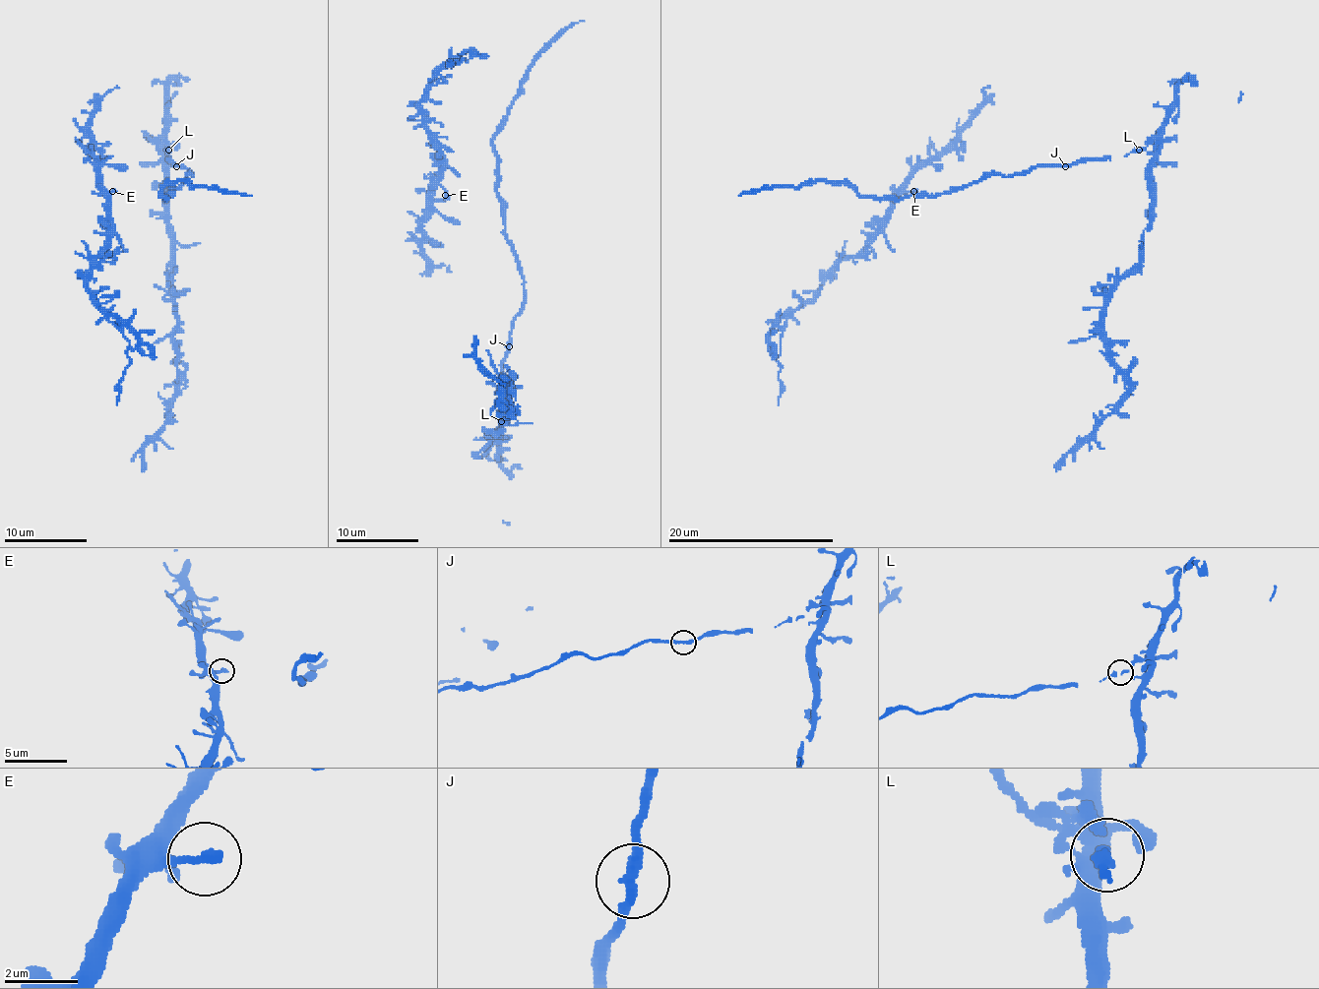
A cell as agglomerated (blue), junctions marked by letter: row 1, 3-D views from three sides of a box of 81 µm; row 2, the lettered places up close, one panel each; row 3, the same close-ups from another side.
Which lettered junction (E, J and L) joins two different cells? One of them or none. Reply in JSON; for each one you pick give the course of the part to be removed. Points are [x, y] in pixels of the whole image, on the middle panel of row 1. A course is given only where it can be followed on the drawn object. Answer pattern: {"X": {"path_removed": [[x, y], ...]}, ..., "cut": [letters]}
{"cut": []}

